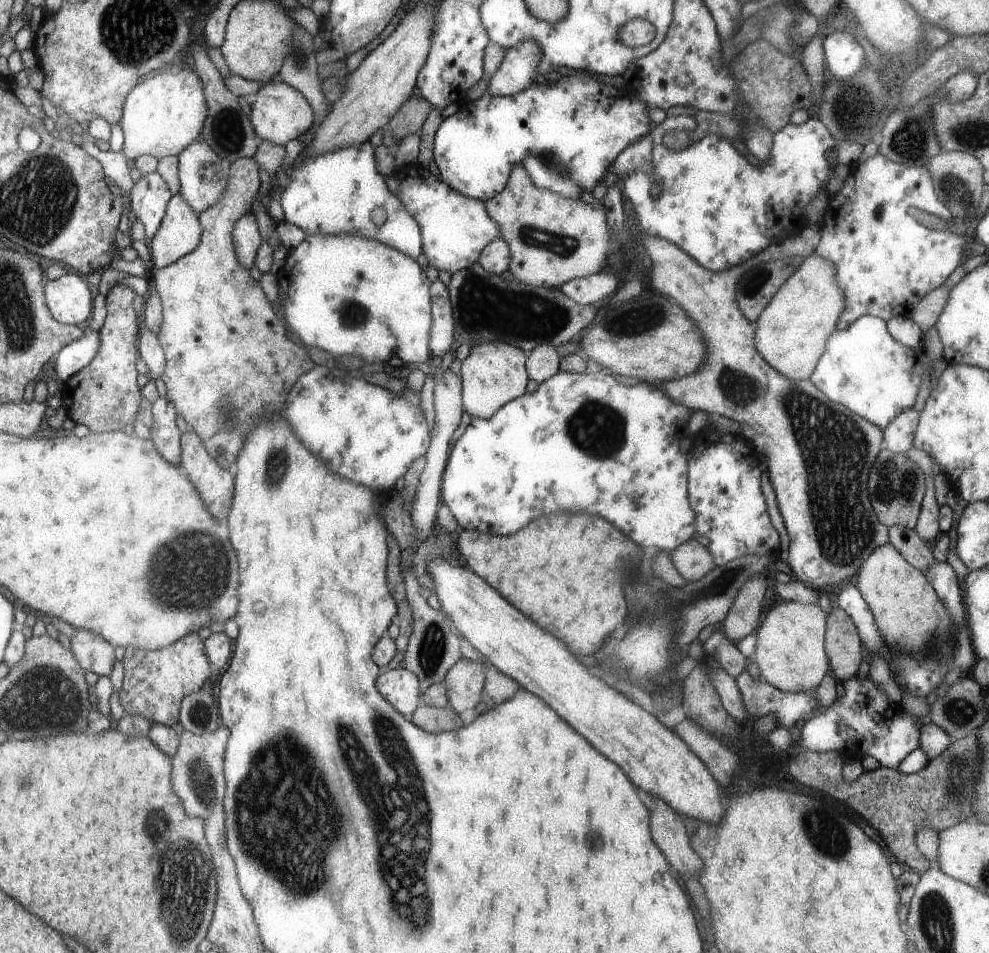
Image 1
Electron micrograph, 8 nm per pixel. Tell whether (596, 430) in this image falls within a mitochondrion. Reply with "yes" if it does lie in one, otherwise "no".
yes

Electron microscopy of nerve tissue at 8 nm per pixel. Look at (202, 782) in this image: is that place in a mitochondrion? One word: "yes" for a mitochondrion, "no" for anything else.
yes

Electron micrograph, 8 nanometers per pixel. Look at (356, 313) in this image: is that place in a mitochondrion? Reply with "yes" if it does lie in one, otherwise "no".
yes

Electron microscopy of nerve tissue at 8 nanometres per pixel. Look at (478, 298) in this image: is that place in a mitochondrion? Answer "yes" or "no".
yes

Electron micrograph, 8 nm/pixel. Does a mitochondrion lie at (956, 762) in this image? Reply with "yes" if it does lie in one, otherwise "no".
yes

